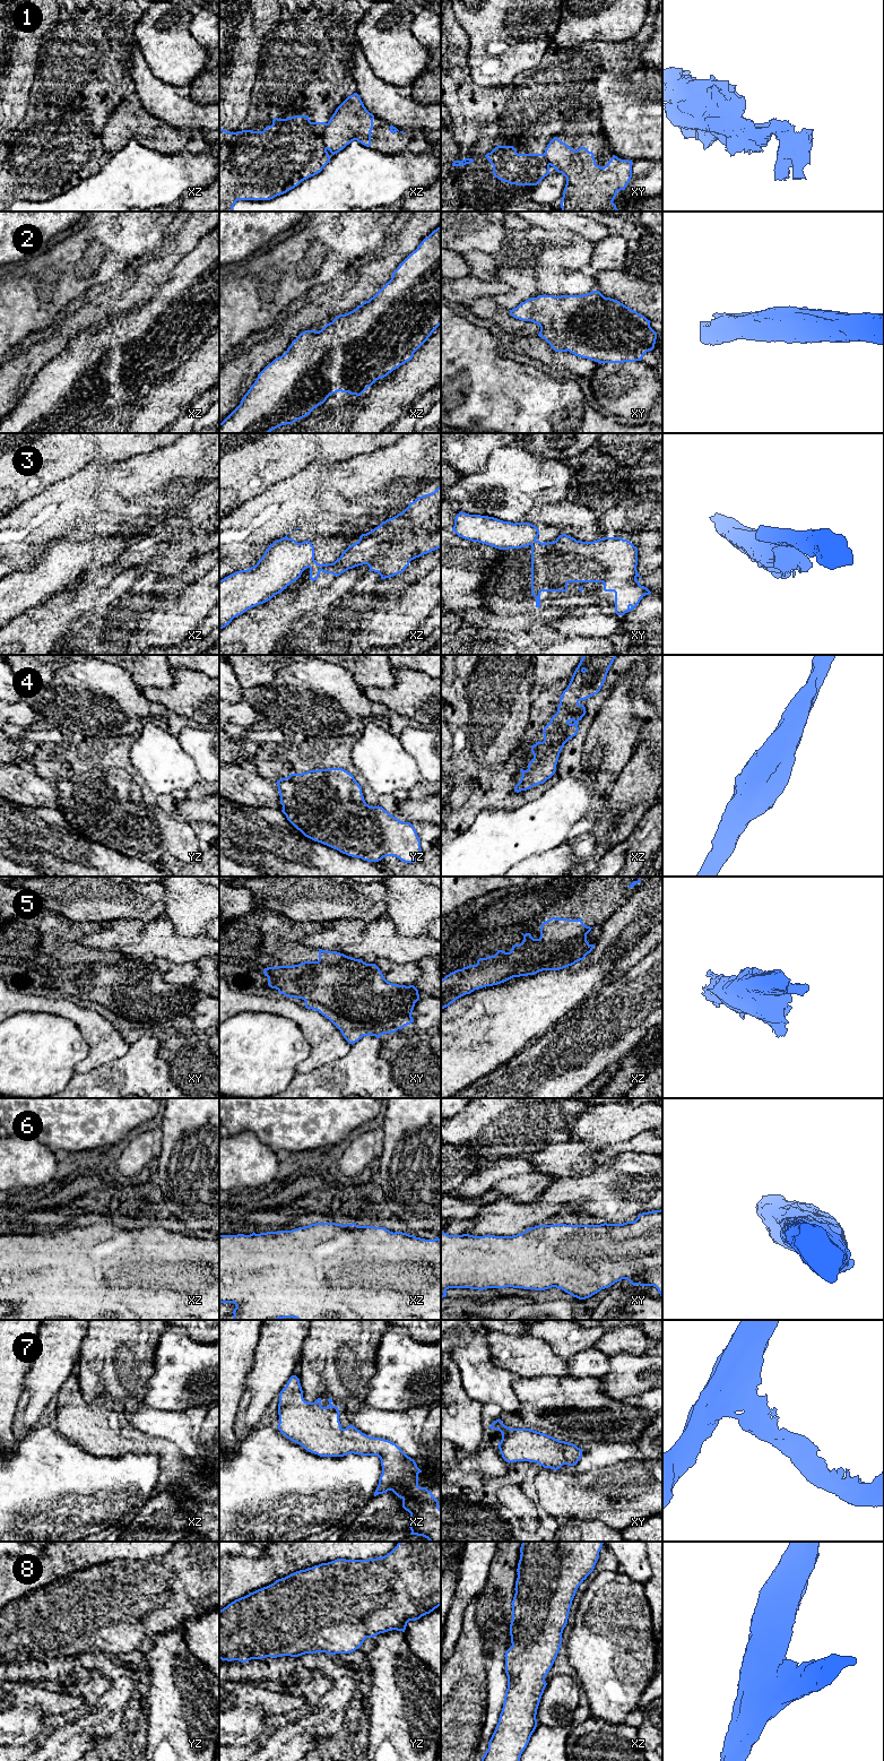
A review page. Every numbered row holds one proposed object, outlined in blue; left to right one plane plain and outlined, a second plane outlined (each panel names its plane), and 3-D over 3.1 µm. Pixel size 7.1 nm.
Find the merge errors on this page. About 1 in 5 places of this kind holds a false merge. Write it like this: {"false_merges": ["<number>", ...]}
{"false_merges": ["1", "3"]}

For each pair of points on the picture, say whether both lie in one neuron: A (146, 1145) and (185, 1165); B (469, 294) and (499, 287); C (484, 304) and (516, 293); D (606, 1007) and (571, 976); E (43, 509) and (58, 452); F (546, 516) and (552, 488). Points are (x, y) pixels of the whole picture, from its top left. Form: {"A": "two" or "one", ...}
{"A": "two", "B": "one", "C": "two", "D": "two", "E": "two", "F": "two"}

